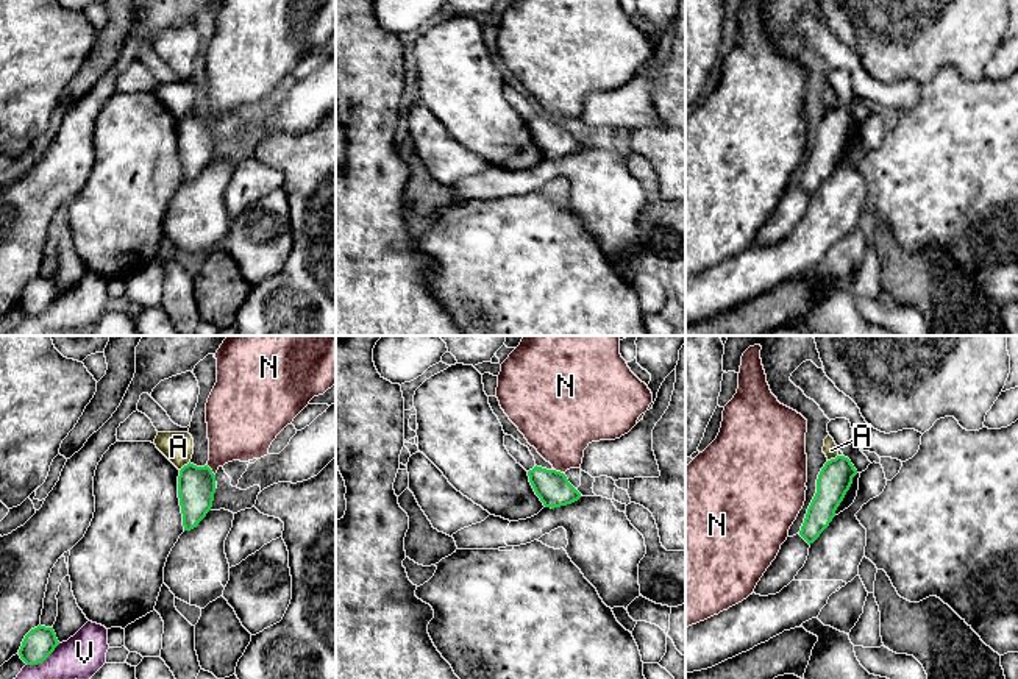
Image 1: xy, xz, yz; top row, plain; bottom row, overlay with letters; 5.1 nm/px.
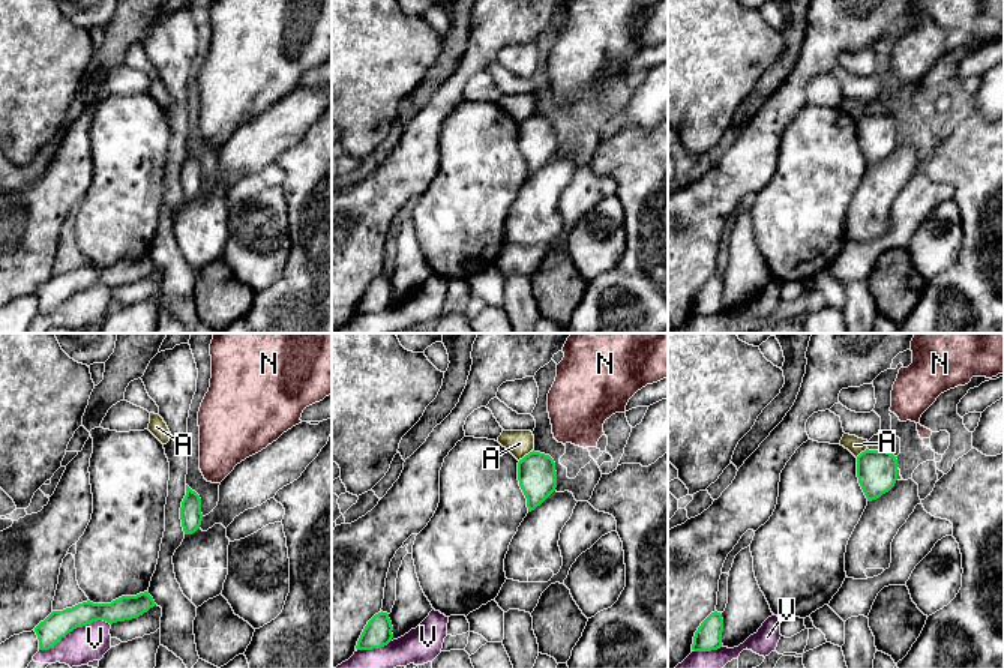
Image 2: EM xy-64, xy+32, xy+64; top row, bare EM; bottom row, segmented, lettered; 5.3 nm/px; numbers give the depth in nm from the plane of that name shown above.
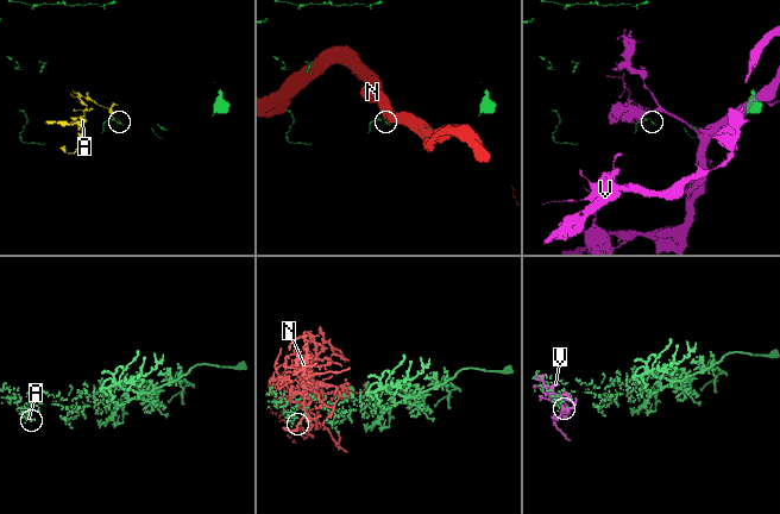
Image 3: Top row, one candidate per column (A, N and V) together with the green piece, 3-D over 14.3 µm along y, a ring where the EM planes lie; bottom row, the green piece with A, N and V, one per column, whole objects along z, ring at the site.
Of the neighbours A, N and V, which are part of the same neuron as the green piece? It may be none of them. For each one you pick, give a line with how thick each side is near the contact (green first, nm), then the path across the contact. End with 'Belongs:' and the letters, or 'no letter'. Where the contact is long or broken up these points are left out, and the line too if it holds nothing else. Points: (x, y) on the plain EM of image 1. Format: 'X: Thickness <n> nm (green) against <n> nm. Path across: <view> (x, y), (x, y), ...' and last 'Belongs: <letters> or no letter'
Belongs: no letter

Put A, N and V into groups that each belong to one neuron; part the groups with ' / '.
A / N / V

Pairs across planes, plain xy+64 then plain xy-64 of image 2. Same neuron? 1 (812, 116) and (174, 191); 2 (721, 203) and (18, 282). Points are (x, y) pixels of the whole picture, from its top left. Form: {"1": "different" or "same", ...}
{"1": "different", "2": "same"}

